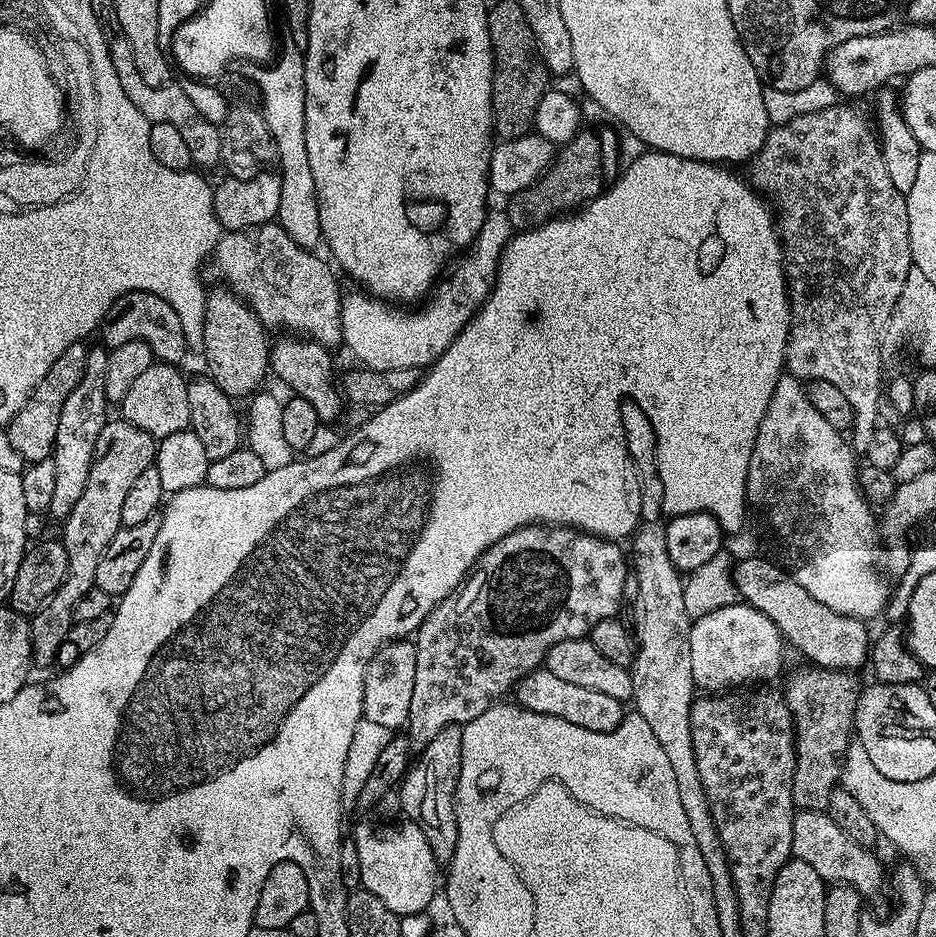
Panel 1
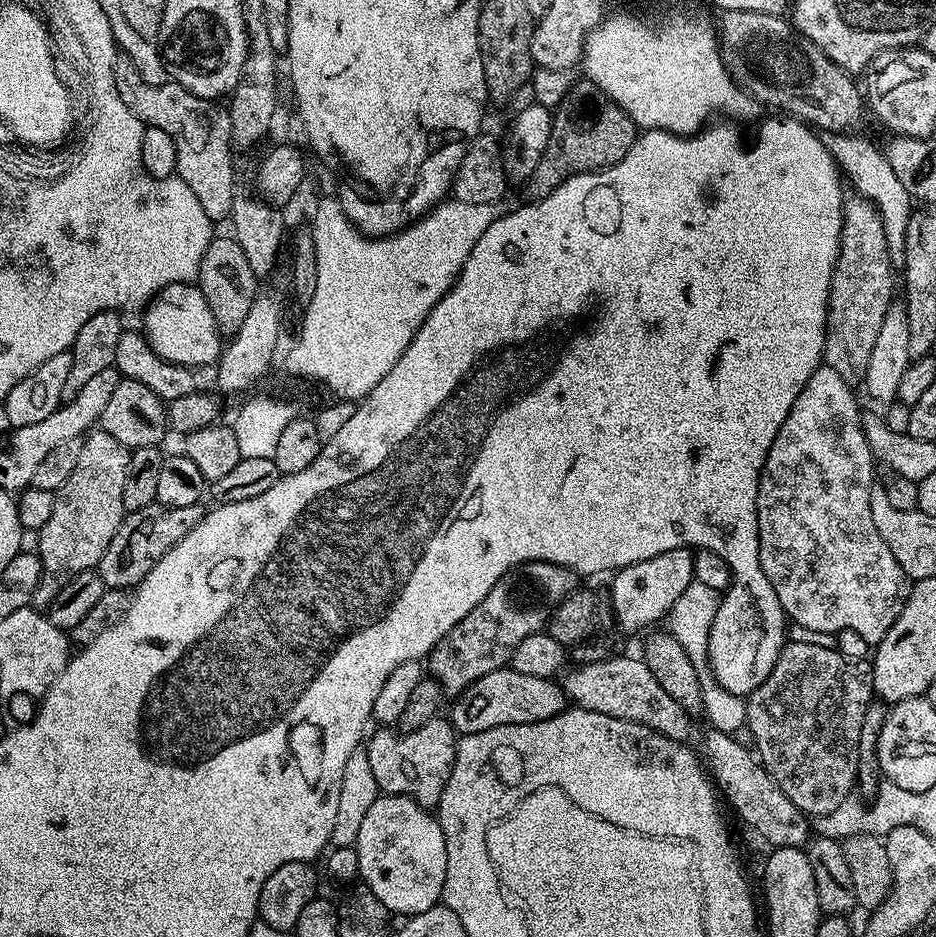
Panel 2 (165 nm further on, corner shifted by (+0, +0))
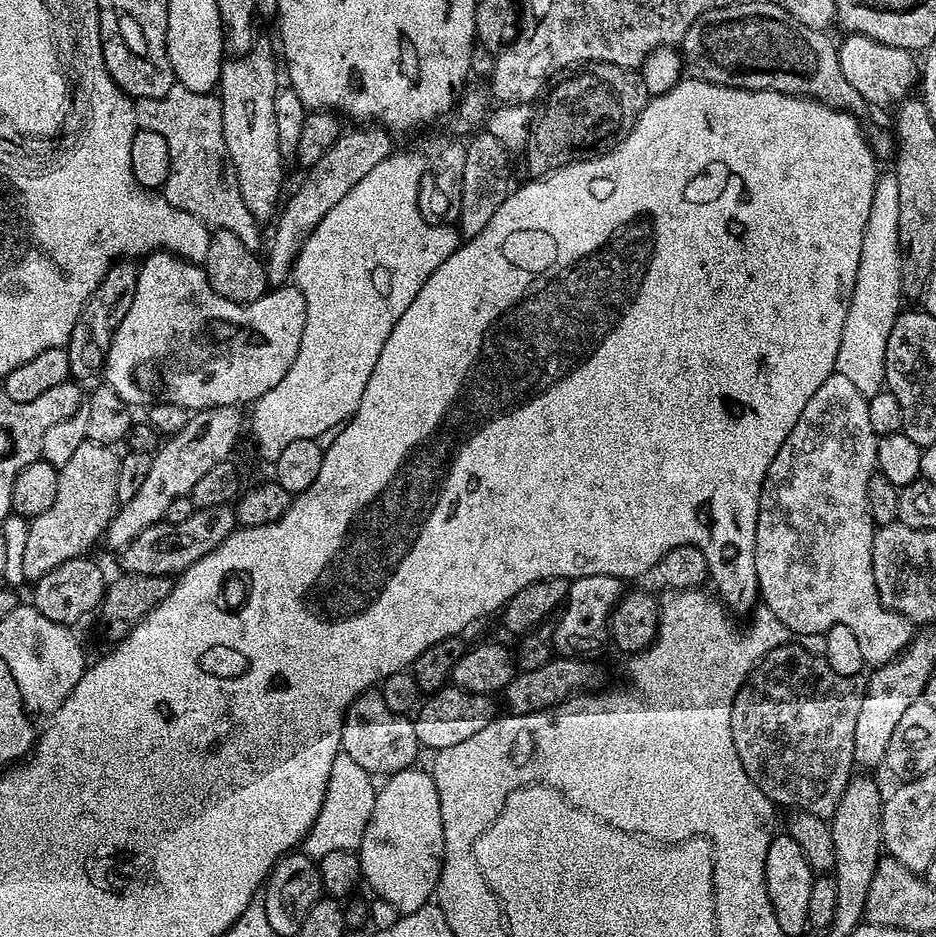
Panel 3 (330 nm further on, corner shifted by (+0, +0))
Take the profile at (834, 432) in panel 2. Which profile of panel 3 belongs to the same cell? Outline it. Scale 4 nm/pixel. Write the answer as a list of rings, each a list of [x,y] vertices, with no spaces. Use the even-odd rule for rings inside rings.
[[[833,372],[818,390],[814,390],[810,402],[806,402],[806,410],[802,410],[794,430],[790,430],[790,438],[782,442],[778,454],[774,454],[774,462],[770,462],[768,467],[768,477],[764,479],[764,485],[760,491],[760,509],[758,510],[758,526],[756,527],[756,537],[754,538],[754,570],[756,571],[756,587],[759,599],[763,607],[768,608],[787,626],[789,633],[800,636],[812,636],[815,632],[825,634],[835,624],[846,626],[858,638],[859,649],[862,650],[862,658],[865,665],[879,666],[888,664],[895,660],[912,640],[914,635],[914,625],[911,620],[907,620],[901,612],[892,612],[882,601],[878,590],[874,586],[874,570],[872,569],[872,534],[874,525],[868,507],[866,506],[866,482],[877,471],[876,466],[876,442],[877,435],[870,426],[870,410],[868,409],[868,397],[858,394],[856,387],[847,378],[842,378],[842,374]]]

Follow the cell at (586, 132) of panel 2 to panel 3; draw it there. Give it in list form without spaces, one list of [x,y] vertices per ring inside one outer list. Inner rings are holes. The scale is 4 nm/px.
[[[585,62],[573,67],[567,75],[560,79],[557,79],[547,89],[546,95],[543,97],[543,100],[545,99],[544,109],[541,112],[539,109],[532,125],[528,147],[522,153],[522,159],[528,163],[529,173],[527,175],[532,178],[546,177],[551,172],[556,172],[568,164],[576,164],[579,160],[593,160],[594,157],[602,156],[605,152],[615,148],[630,134],[630,130],[638,122],[642,110],[650,99],[643,75],[631,68]]]

